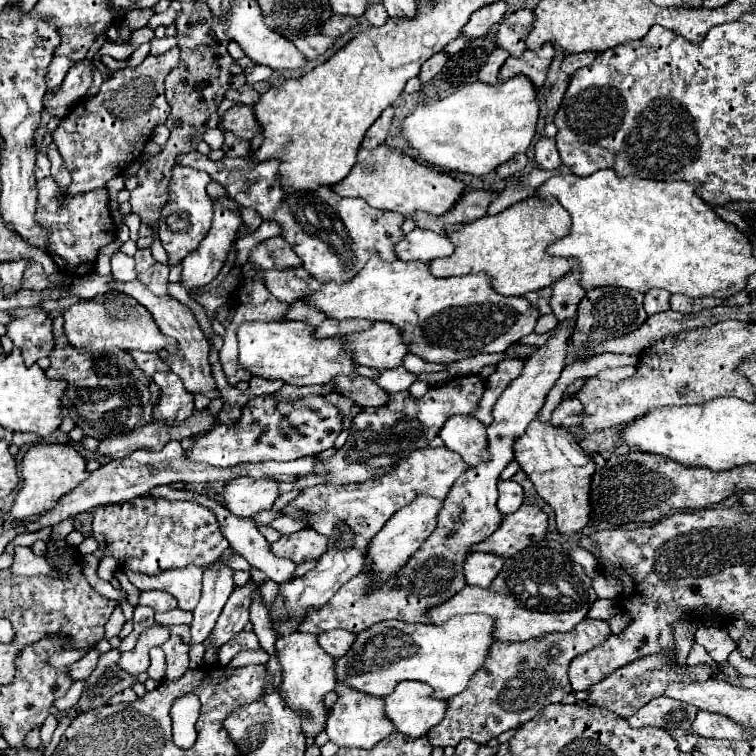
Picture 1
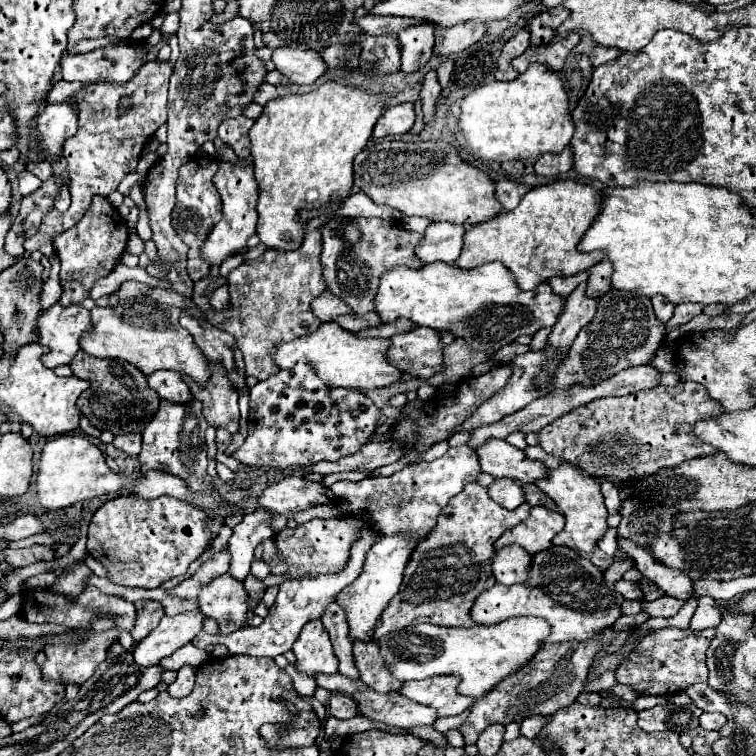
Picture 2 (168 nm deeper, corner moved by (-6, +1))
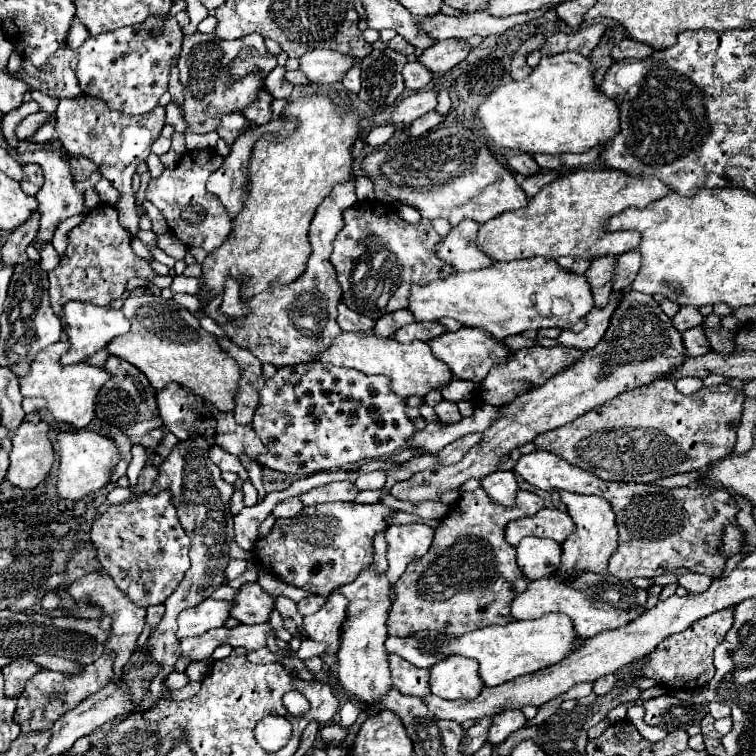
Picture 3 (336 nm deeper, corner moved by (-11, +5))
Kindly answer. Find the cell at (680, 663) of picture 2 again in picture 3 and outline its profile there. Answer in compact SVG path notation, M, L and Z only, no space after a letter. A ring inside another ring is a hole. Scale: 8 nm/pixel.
M723 609L717 611L709 617L703 617L699 621L695 621L691 627L687 627L681 633L669 635L663 643L659 643L659 647L655 647L655 651L647 653L645 659L641 659L637 663L637 673L641 677L649 677L655 683L663 683L663 687L667 689L699 689L705 687L711 677L715 675L715 667L713 667L713 649L723 641L725 633L731 629L733 625L733 609Z

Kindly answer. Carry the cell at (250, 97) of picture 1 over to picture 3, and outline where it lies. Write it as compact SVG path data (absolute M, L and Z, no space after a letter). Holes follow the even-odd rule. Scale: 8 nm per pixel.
M277 65L277 67L265 77L265 89L267 89L267 93L271 93L273 99L289 99L289 95L291 95L293 85L291 85L289 81L285 81L283 73L285 73L285 69Z

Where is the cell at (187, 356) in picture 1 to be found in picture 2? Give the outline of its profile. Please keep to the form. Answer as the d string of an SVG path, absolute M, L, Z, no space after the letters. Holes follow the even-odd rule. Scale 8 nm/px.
M210 363L214 377L210 377L210 383L200 389L198 383L186 381L194 399L202 401L202 413L210 427L214 429L226 429L230 435L236 435L240 431L240 411L238 411L238 393L230 391L226 387L226 375Z

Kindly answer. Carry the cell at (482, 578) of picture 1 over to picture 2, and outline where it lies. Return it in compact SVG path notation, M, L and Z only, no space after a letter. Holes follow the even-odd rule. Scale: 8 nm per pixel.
M508 545L494 555L492 571L498 583L504 585L526 583L530 563L532 563L532 555L526 549L522 549L520 545Z

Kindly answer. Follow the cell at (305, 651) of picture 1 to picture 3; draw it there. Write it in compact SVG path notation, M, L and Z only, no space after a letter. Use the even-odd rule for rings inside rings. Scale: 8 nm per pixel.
M331 593L323 609L303 617L303 629L307 633L307 639L325 643L327 655L337 655L339 631L341 623L345 621L345 611L347 611L347 599L339 593Z

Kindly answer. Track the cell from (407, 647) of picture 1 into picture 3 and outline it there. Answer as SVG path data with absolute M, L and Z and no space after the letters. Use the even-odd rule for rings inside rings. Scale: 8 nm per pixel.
M563 613L543 615L539 619L527 621L511 621L507 625L491 625L475 629L467 635L449 637L441 631L417 631L415 635L399 637L399 657L413 663L421 669L431 669L439 661L451 655L463 655L479 661L479 677L487 687L495 687L507 683L519 675L535 673L543 667L559 663L563 657L569 655L573 647L575 631L571 619Z

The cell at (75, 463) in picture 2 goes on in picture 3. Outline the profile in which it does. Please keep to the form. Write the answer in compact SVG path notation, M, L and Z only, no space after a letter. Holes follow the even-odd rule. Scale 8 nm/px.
M65 431L57 435L57 453L59 453L59 469L57 469L57 493L61 499L79 501L89 493L103 489L111 483L114 469L121 459L114 441L95 433L95 431Z

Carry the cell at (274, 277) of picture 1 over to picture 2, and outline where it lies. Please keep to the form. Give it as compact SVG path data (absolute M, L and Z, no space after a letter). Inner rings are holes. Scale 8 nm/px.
M324 291L318 299L314 299L314 305L312 305L312 311L314 315L322 321L322 323L330 323L334 321L334 317L338 315L354 315L354 311L342 303L342 299L338 299L334 293L330 291Z

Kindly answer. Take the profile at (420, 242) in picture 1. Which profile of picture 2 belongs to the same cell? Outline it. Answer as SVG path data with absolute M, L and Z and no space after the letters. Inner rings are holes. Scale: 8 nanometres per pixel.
M432 223L420 245L416 247L416 255L422 259L422 263L454 263L460 257L462 249L462 237L466 233L466 227L456 223Z

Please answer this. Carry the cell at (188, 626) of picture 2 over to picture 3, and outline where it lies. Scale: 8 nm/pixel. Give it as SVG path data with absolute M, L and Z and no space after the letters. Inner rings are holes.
M205 599L197 607L191 607L179 615L179 631L177 637L191 637L201 635L213 627L223 627L225 619L229 617L231 603L229 601L215 601Z

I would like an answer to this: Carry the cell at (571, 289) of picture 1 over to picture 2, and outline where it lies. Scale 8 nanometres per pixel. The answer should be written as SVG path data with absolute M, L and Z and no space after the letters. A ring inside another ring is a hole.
M606 259L606 261L600 261L598 265L594 265L590 269L590 277L588 277L588 289L586 289L586 295L592 295L592 297L602 297L604 293L608 293L612 289L610 285L610 277L612 277L612 271L614 271L614 265Z

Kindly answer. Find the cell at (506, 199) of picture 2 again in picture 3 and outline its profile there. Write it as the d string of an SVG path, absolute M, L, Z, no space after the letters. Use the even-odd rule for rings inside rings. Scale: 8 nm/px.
M541 171L541 173L533 175L533 177L521 179L521 189L523 189L525 195L531 199L541 187L545 187L547 183L551 183L555 177L557 177L557 173L553 173L553 171Z

